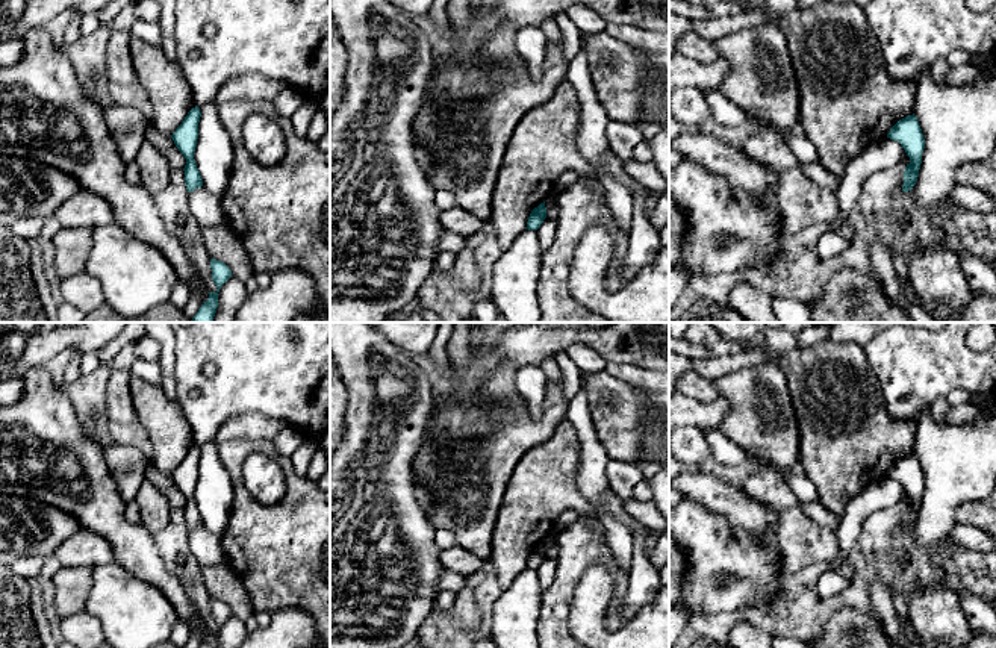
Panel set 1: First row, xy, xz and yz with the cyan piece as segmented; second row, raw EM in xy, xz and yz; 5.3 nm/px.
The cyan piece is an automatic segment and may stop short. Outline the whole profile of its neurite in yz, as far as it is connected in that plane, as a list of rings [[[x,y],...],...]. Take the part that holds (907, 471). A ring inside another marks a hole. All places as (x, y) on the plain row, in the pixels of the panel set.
[[[913,453],[899,459],[890,468],[887,477],[898,480],[911,500],[910,503],[907,503],[907,507],[904,509],[904,524],[902,524],[902,530],[908,531],[917,521],[922,503],[922,492],[925,488],[923,472],[916,454]]]

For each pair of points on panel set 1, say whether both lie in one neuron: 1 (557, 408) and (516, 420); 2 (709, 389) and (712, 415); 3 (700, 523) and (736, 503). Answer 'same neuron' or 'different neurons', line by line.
1: same neuron
2: different neurons
3: different neurons

